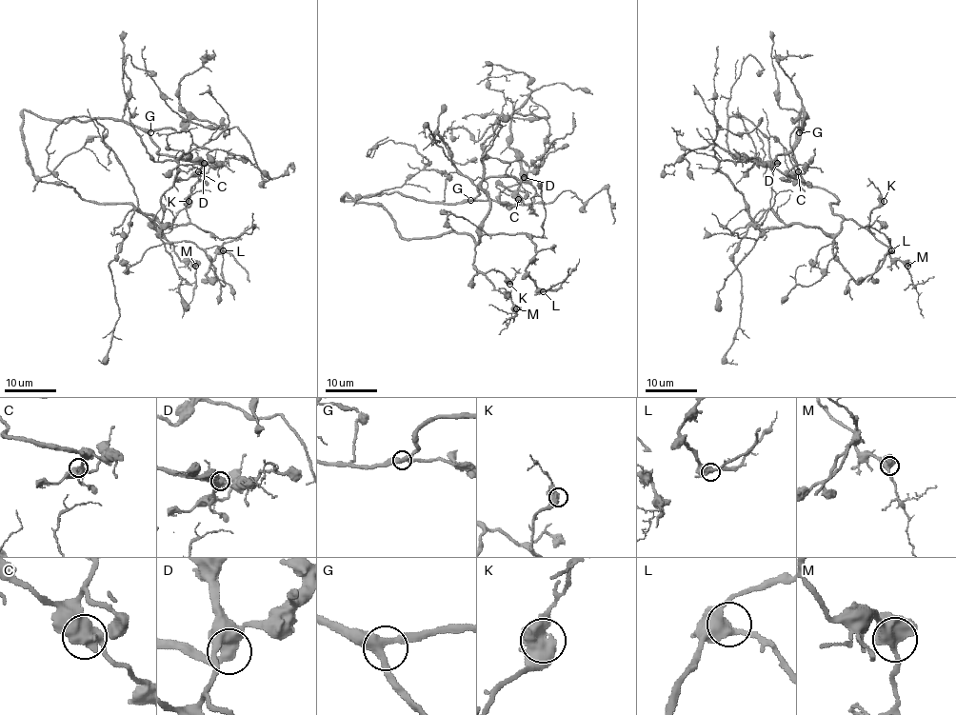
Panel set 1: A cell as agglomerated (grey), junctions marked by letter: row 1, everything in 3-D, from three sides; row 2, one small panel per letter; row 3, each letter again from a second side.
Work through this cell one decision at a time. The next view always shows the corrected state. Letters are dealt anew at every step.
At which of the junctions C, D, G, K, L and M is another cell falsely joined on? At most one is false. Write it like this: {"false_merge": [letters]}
{"false_merge": []}

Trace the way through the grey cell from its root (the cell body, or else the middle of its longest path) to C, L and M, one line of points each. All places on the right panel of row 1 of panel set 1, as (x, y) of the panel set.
C: (795, 169), (797, 177), (801, 110), (791, 119), (803, 121), (801, 139), (775, 165), (786, 175), (798, 171)
L: (795, 169), (801, 182), (838, 200), (831, 211), (842, 222), (833, 252), (855, 280), (871, 274), (891, 250)
M: (795, 169), (801, 182), (838, 200), (834, 213), (866, 227), (892, 260), (907, 266)

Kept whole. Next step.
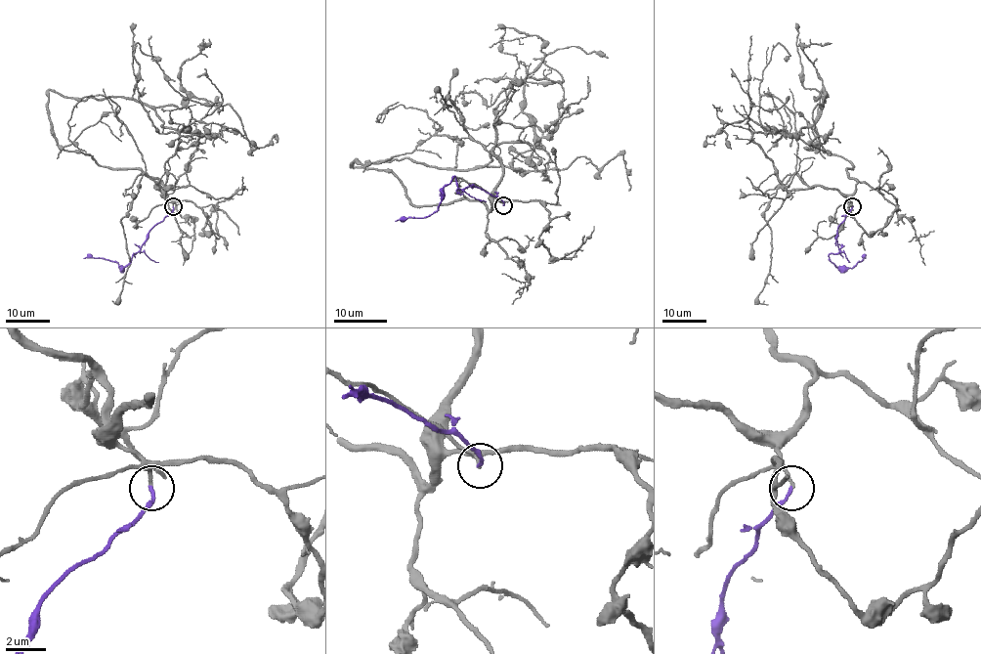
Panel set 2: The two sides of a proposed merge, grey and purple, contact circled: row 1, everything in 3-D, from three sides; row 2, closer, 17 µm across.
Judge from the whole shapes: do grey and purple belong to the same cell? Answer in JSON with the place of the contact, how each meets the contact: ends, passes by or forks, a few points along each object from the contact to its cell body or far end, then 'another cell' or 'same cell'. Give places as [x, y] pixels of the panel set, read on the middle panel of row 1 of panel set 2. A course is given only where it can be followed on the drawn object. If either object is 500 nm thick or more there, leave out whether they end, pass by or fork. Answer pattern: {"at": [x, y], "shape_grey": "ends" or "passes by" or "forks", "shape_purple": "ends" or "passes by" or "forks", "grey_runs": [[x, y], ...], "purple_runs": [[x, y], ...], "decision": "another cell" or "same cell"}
{"at": [503, 205], "shape_grey": "ends", "shape_purple": "ends", "grey_runs": [[504, 204], [415, 206], [352, 165], [474, 169], [534, 145], [542, 40], [502, 39]], "purple_runs": [[504, 204], [497, 196], [475, 186], [460, 189], [453, 177], [443, 189], [438, 210], [423, 218], [396, 220]], "decision": "same cell"}

